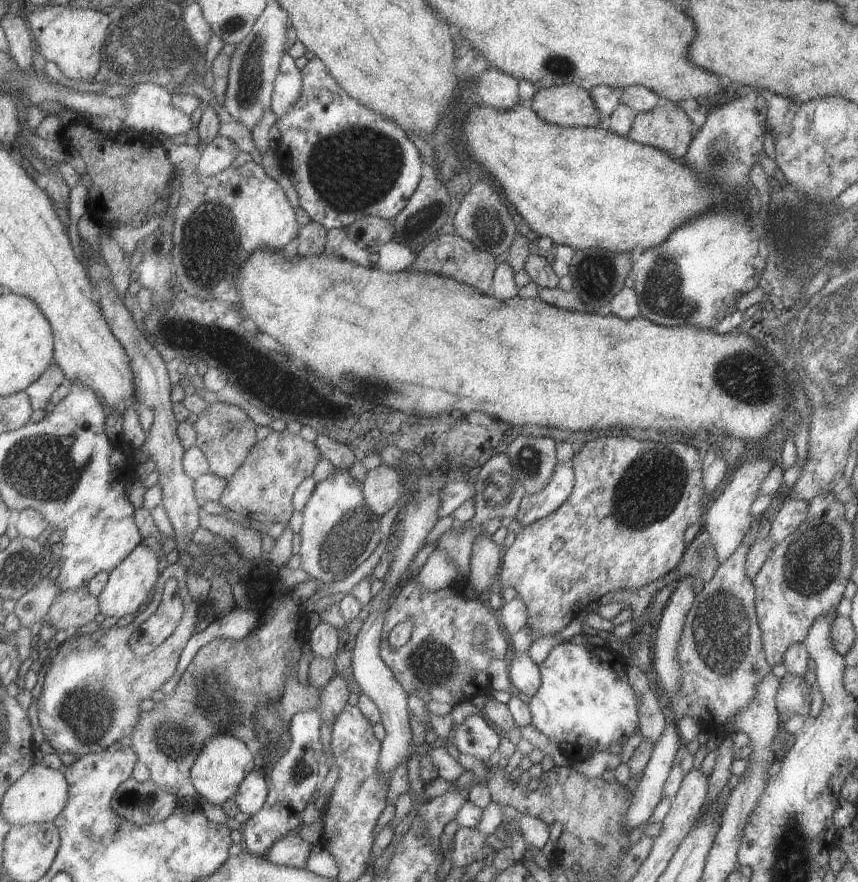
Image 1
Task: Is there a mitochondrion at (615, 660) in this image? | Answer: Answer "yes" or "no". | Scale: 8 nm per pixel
no

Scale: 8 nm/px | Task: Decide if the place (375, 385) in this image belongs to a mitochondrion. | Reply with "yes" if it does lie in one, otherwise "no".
yes

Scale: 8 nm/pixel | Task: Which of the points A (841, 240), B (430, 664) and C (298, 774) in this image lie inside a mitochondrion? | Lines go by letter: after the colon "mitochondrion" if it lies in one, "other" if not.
A: other
B: mitochondrion
C: mitochondrion

